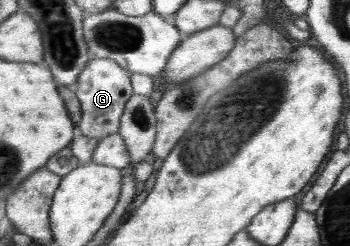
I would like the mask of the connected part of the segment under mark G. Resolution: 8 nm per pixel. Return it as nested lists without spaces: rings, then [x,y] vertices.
[[[108,58],[91,59],[73,84],[73,91],[80,100],[82,115],[78,120],[80,135],[101,140],[119,130],[121,114],[126,110],[125,102],[131,98],[133,77],[118,62]]]

